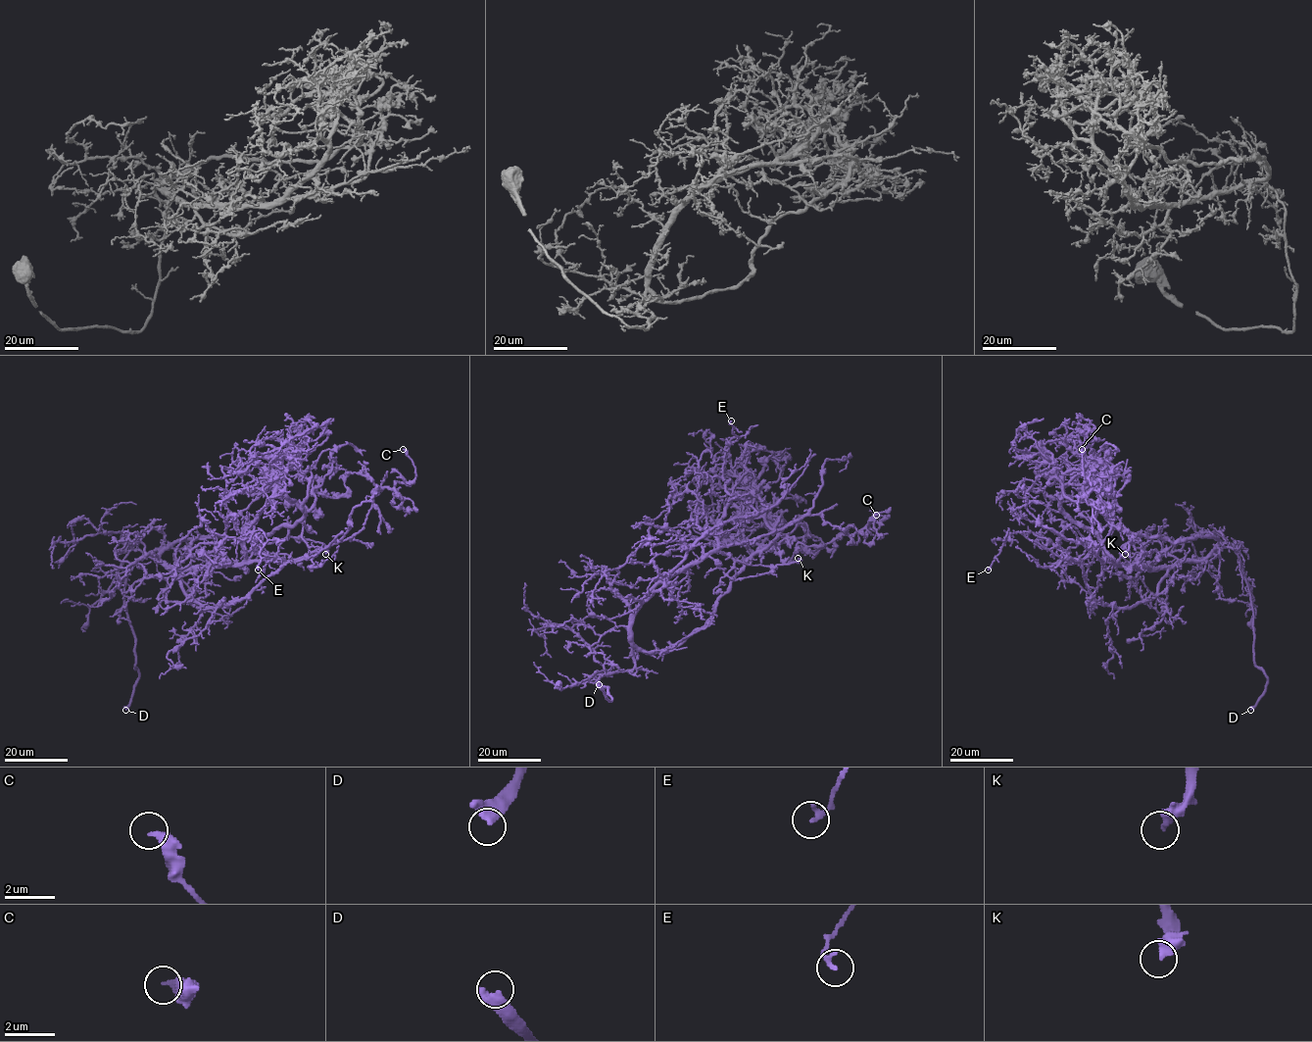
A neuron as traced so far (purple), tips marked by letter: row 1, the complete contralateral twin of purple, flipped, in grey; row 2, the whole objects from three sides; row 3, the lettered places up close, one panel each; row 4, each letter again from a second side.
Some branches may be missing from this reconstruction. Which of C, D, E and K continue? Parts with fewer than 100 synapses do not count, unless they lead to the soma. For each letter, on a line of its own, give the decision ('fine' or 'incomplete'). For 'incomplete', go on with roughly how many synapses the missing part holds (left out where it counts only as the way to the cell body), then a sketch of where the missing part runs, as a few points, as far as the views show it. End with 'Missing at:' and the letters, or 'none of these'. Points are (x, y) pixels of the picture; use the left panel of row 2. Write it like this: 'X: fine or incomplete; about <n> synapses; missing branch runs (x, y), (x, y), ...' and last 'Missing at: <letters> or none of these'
C: fine
D: incomplete
E: fine
K: fine
Missing at: D

